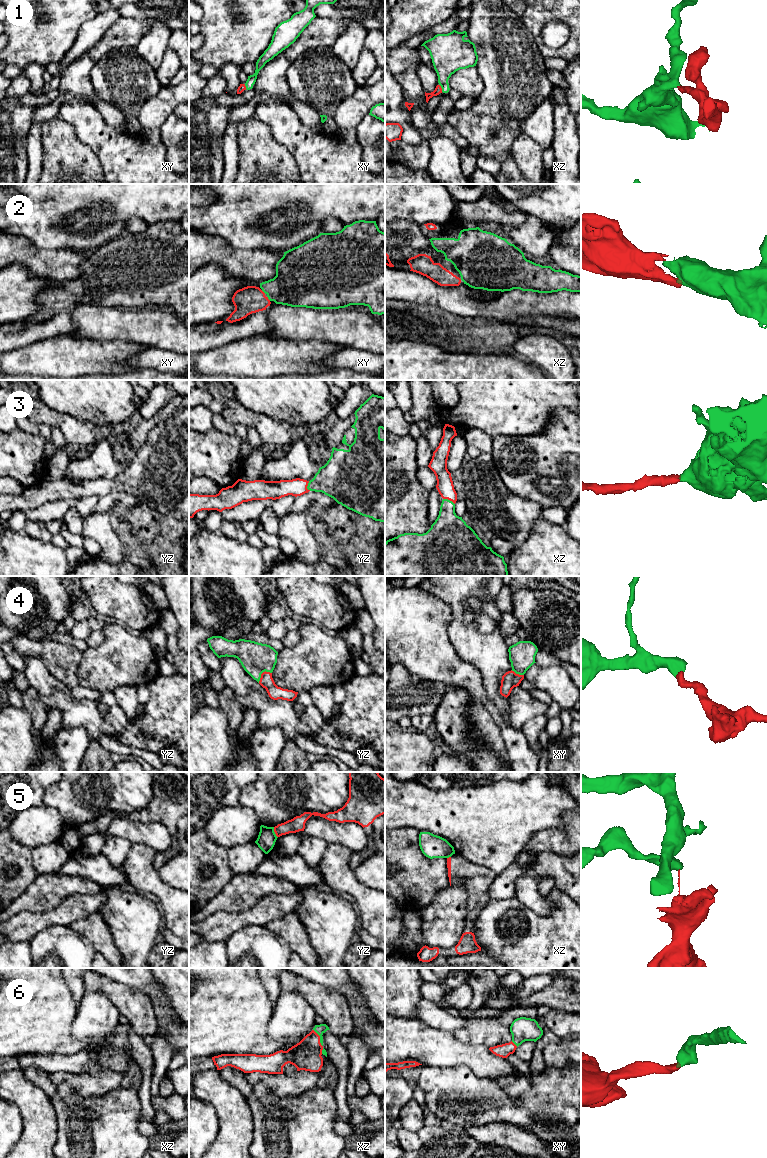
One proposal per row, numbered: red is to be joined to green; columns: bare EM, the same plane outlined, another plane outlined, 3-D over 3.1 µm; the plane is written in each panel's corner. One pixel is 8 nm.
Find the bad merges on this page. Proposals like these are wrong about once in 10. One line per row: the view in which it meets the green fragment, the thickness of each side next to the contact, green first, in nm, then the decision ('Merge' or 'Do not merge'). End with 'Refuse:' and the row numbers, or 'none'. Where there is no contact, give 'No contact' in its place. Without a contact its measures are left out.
1: Touches green in xz. Thickness 260 nm (green) against 60 nm. Merge
2: Touches green in xy. Thickness 360 nm (green) against 220 nm. Merge
3: Touches green in xz. Thickness 280 nm (green) against 140 nm. Merge
4: Touches green in yz. Thickness 260 nm (green) against 110 nm. Merge
5: Touches green in yz. Thickness 150 nm (green) against 120 nm. Do not merge
6: Touches green in xz. Thickness 80 nm (green) against 240 nm. Merge
Refuse: 5

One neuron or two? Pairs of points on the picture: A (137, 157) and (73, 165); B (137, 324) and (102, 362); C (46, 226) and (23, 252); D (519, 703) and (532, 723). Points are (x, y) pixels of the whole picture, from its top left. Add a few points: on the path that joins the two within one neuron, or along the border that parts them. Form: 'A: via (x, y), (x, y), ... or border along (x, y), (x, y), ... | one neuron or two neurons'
A: border along (85, 143), (97, 157), (104, 173) | two neurons
B: border along (98, 341), (123, 340), (145, 346) | two neurons
C: border along (10, 234), (24, 236), (42, 248), (54, 249) | two neurons
D: border along (544, 714), (532, 716), (520, 728) | two neurons

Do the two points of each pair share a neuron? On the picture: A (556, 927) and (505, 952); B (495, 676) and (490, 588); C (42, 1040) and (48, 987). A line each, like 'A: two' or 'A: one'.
A: one
B: one
C: one

